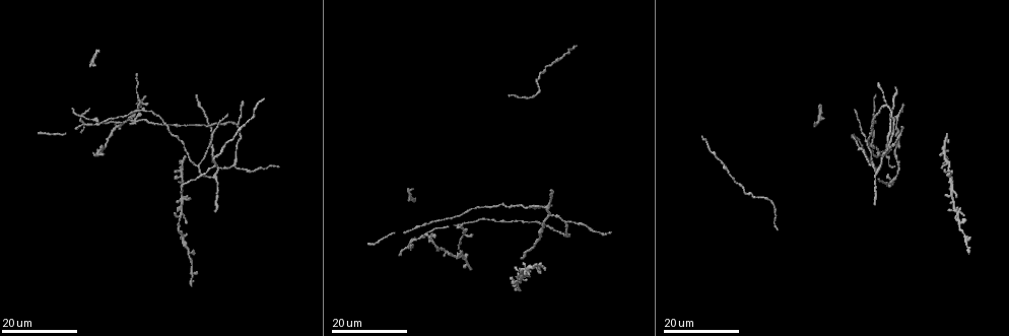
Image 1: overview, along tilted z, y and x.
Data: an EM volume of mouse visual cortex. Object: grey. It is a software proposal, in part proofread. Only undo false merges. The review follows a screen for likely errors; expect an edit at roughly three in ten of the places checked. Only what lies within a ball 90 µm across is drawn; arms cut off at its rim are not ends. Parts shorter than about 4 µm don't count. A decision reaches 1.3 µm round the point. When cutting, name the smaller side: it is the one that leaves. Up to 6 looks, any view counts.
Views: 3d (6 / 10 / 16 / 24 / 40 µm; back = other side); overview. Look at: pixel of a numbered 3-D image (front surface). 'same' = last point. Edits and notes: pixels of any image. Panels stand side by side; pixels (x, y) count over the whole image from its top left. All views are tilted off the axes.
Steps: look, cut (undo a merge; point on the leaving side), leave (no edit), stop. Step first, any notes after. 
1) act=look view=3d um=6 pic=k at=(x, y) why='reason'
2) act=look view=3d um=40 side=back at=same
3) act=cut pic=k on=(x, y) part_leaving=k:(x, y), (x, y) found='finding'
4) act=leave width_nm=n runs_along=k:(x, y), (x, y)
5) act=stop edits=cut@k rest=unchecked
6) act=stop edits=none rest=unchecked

act=look view=3d um=24 pic=1 at=(561, 219) why='thick turns thin'

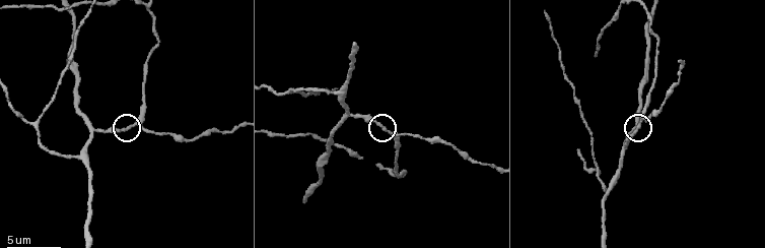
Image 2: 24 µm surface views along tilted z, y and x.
act=look view=3d um=10 pic=2 at=(635, 128) why='closer look'

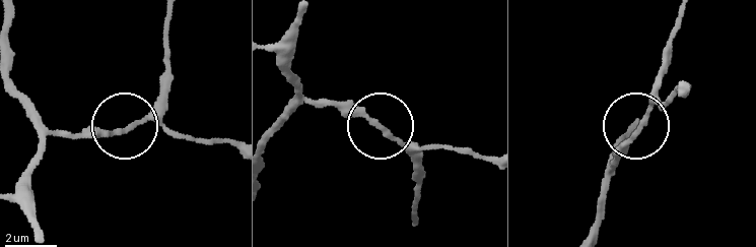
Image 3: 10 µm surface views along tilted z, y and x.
act=leave runs_along=3:(164, 59), (160, 93), (134, 122), (116, 130), (67, 135) found='continuous, no second cell'

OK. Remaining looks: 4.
act=look view=3d um=16 pic=2 at=(354, 44) why='thick turns thin'

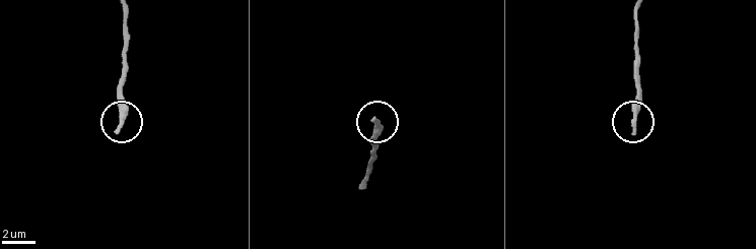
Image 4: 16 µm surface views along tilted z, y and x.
act=leave runs_along=4:(362, 185), (376, 141), (376, 123) found='one cell here'

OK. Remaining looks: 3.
act=look view=3d um=6 pic=2 at=(34, 124) why='arms part here'

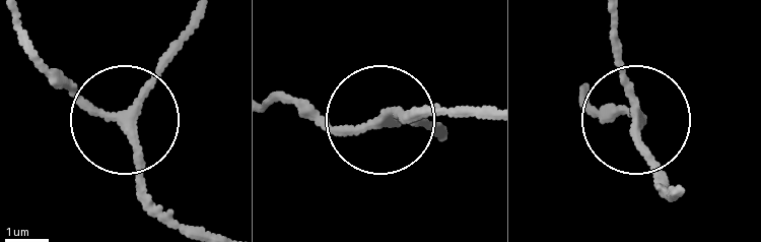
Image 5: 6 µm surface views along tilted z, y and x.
act=leave arms=3 found='one cell here'

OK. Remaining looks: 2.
act=stop edits=none rest=unchecked

